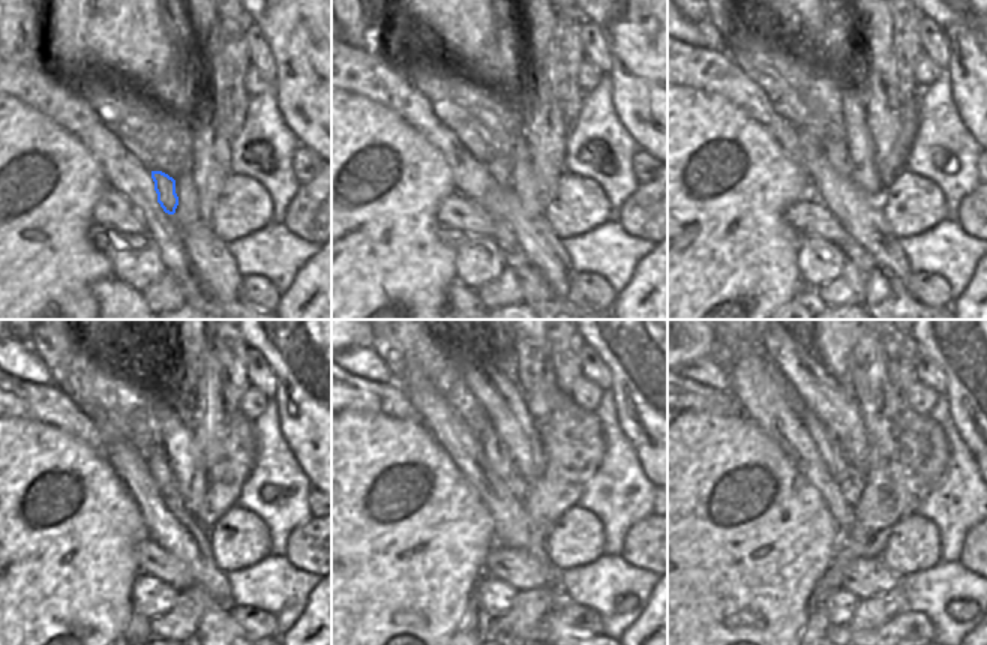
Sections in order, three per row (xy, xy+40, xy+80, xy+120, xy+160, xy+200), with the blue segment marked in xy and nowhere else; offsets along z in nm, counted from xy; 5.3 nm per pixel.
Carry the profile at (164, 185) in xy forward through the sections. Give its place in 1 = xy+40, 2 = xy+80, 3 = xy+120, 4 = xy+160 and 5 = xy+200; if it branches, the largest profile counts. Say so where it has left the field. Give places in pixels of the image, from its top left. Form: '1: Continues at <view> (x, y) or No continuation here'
1: Continues at xy+40 (500, 170)
2: Continues at xy+80 (836, 149)
3: Continues at xy+120 (156, 459)
4: Continues at xy+160 (495, 452)
5: Continues at xy+200 (828, 446).

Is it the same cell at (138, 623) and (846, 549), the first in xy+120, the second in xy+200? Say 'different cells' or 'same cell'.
same cell

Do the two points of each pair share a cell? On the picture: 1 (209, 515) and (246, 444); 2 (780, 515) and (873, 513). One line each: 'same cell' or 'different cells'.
1: same cell
2: different cells

